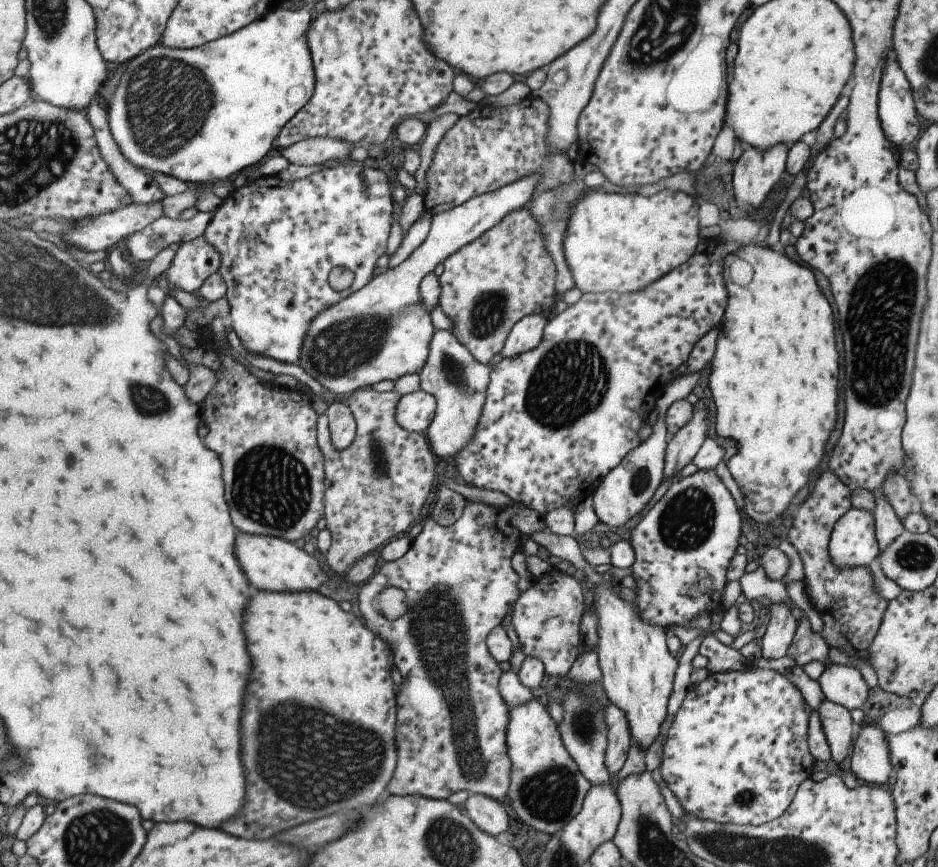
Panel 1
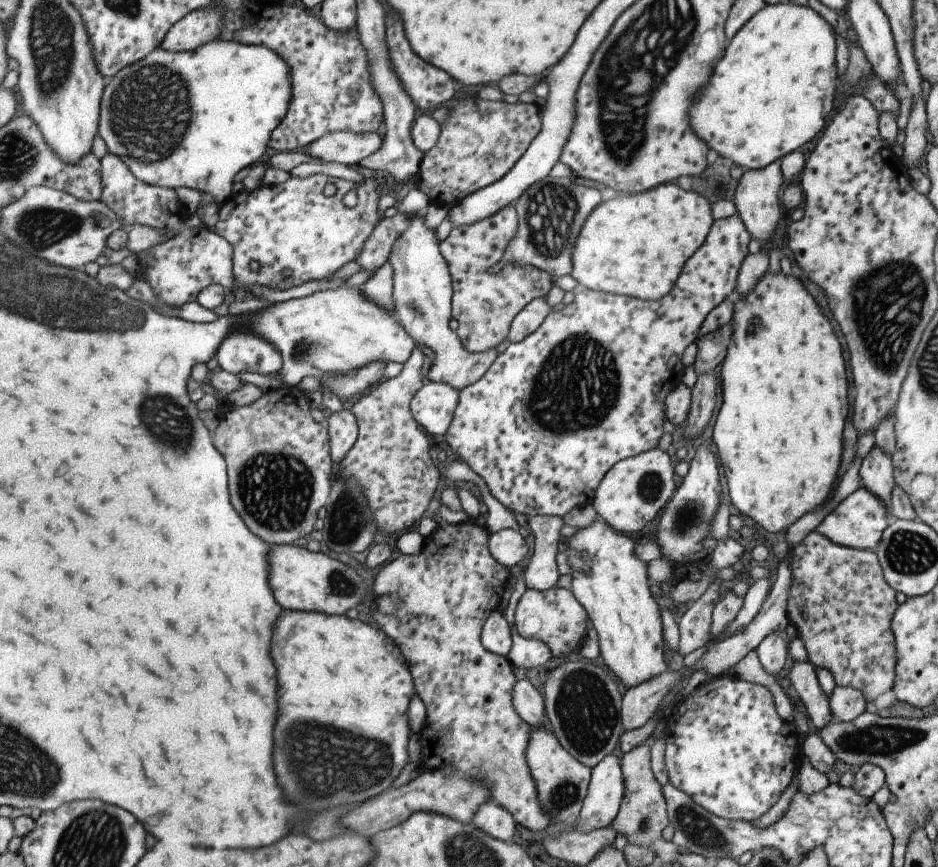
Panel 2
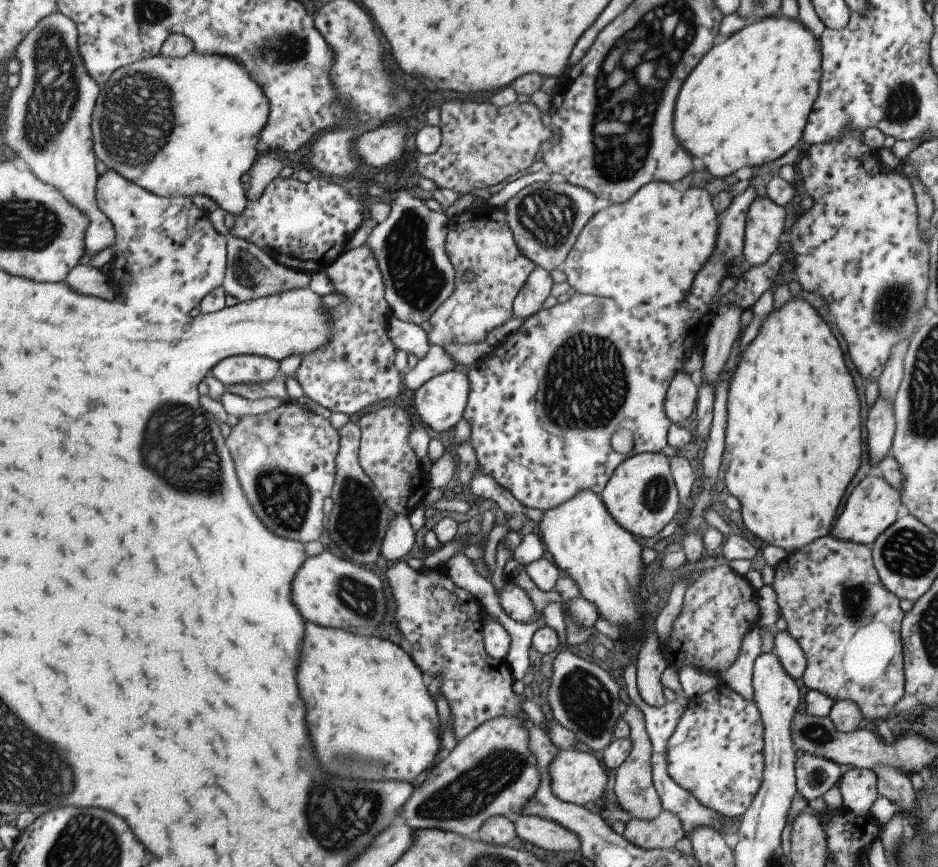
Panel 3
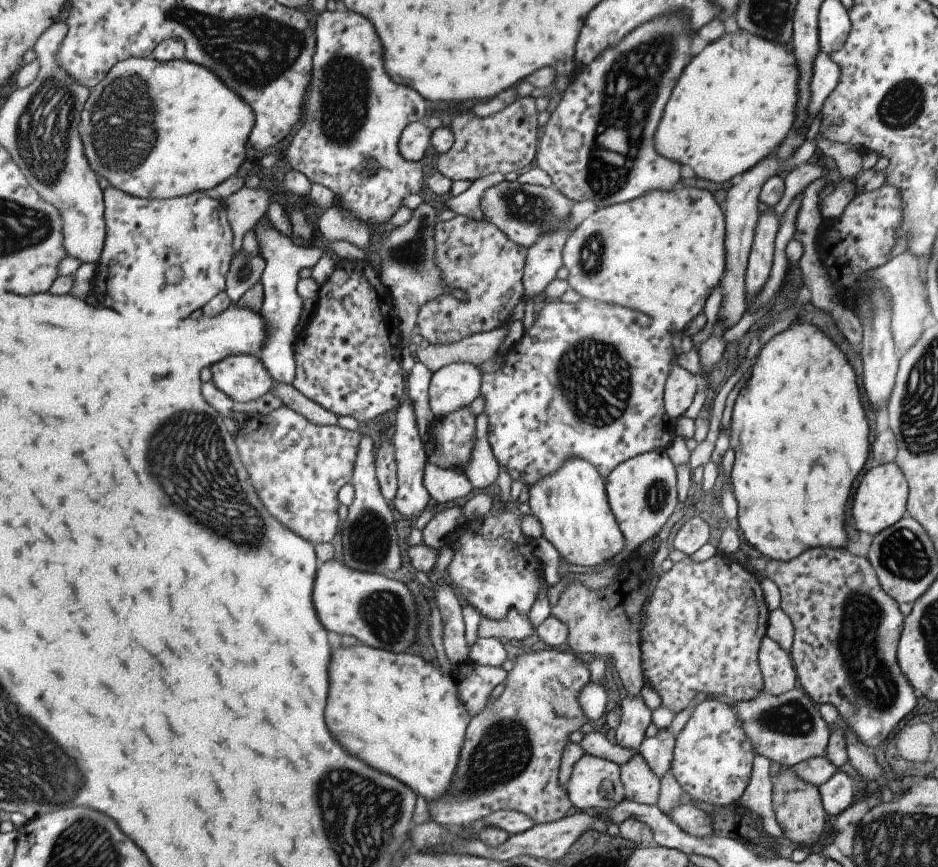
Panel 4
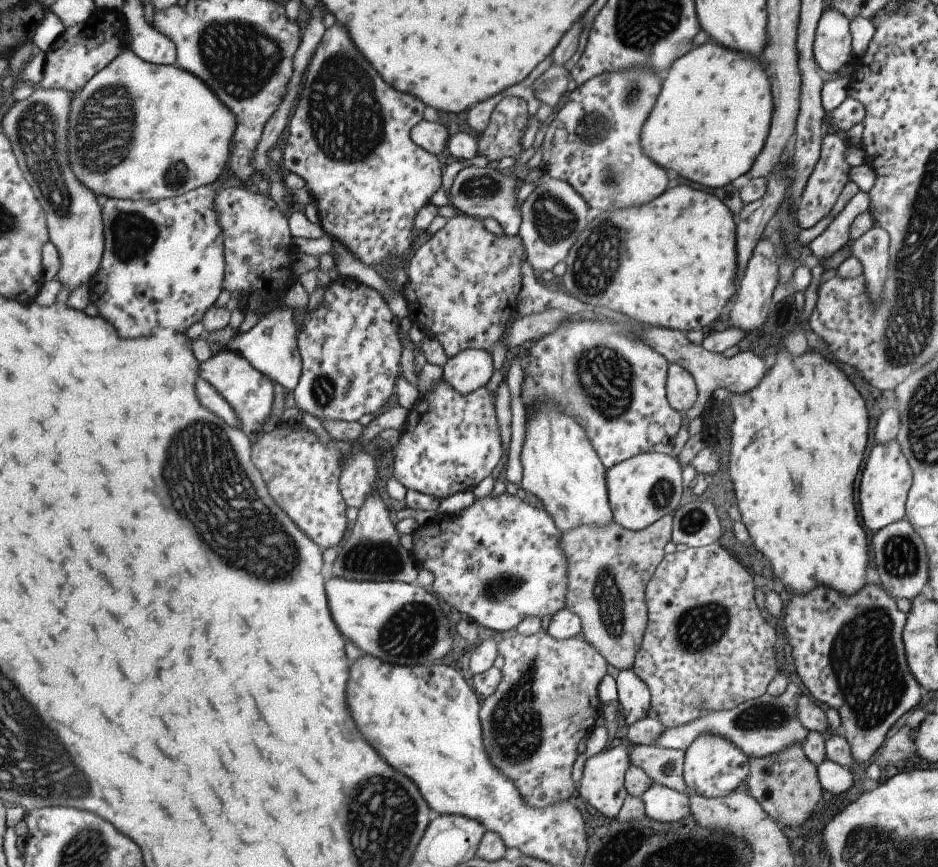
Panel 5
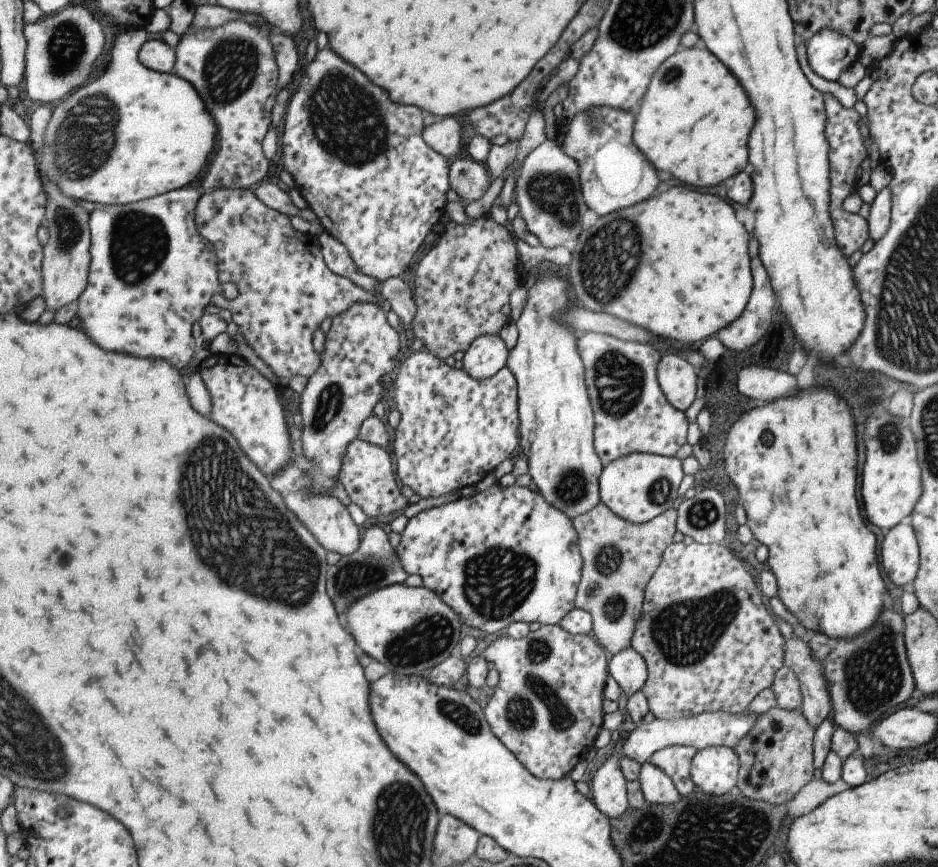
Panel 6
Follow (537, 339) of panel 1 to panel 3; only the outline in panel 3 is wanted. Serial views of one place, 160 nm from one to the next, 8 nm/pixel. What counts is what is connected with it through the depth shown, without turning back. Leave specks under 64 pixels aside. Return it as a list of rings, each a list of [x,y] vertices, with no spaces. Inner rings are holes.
[[[535,267],[526,280],[526,286],[521,288],[514,300],[514,317],[524,321],[540,311],[552,283],[549,272]]]

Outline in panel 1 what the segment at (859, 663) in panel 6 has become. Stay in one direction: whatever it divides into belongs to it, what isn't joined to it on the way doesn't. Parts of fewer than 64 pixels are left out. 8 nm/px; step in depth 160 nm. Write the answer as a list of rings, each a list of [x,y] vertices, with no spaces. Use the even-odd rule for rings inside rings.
[[[820,472],[813,490],[808,497],[795,508],[795,516],[785,526],[784,537],[793,545],[793,548],[799,552],[801,558],[804,577],[801,582],[804,585],[805,593],[809,595],[809,603],[817,612],[824,623],[823,630],[819,633],[826,642],[827,646],[841,648],[851,656],[859,660],[868,662],[866,652],[871,640],[877,632],[880,620],[882,619],[883,609],[887,602],[873,592],[871,586],[871,577],[868,567],[859,567],[854,569],[836,569],[829,558],[828,540],[835,521],[849,509],[852,508],[849,501],[850,489],[846,487],[832,472]]]

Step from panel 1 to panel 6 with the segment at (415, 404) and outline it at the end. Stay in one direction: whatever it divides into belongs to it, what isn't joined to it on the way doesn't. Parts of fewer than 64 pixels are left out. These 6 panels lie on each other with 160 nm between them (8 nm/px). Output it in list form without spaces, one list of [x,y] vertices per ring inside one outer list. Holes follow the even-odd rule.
[[[481,335],[461,360],[463,369],[477,380],[485,380],[506,366],[509,352],[497,335]]]

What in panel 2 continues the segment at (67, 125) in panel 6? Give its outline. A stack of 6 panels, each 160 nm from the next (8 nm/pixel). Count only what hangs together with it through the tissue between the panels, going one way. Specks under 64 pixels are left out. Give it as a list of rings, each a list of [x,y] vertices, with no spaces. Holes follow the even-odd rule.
[[[215,39],[200,46],[194,51],[171,52],[162,46],[156,48],[145,59],[138,63],[126,66],[121,72],[107,81],[106,90],[102,98],[102,114],[98,134],[103,138],[107,150],[123,159],[123,162],[143,182],[162,187],[187,187],[197,189],[206,200],[213,200],[218,206],[231,195],[233,180],[243,168],[253,167],[263,158],[267,148],[271,148],[270,140],[275,130],[281,126],[290,111],[291,101],[294,99],[292,66],[278,52],[262,44],[243,44],[239,41]]]

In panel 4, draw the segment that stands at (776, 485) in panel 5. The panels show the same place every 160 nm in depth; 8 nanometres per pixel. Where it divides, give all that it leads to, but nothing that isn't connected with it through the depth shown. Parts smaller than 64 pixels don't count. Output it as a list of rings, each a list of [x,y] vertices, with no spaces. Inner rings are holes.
[[[794,320],[794,323],[791,323],[787,330],[775,334],[764,345],[761,345],[754,362],[749,378],[745,380],[739,388],[739,392],[737,392],[728,427],[728,446],[733,450],[735,458],[730,476],[731,488],[737,503],[734,525],[757,552],[778,561],[794,559],[797,554],[801,554],[803,550],[813,548],[813,546],[845,547],[846,534],[843,530],[843,516],[845,514],[843,512],[845,512],[845,502],[849,498],[847,492],[851,490],[851,484],[853,484],[855,476],[859,474],[859,470],[865,466],[865,460],[867,460],[867,454],[869,454],[869,440],[867,440],[869,438],[867,436],[869,428],[867,428],[865,412],[863,412],[863,406],[861,406],[855,374],[853,374],[851,366],[847,364],[845,356],[837,350],[837,346],[823,332],[819,332],[809,322],[797,322],[797,320]]]

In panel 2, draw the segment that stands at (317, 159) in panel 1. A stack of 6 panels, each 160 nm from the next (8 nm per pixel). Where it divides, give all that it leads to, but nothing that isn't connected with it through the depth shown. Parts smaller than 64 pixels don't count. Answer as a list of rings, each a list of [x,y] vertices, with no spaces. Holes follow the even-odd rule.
[[[337,131],[326,134],[304,148],[314,159],[324,162],[339,162],[347,166],[361,165],[373,152],[381,150],[384,138],[376,133]]]

